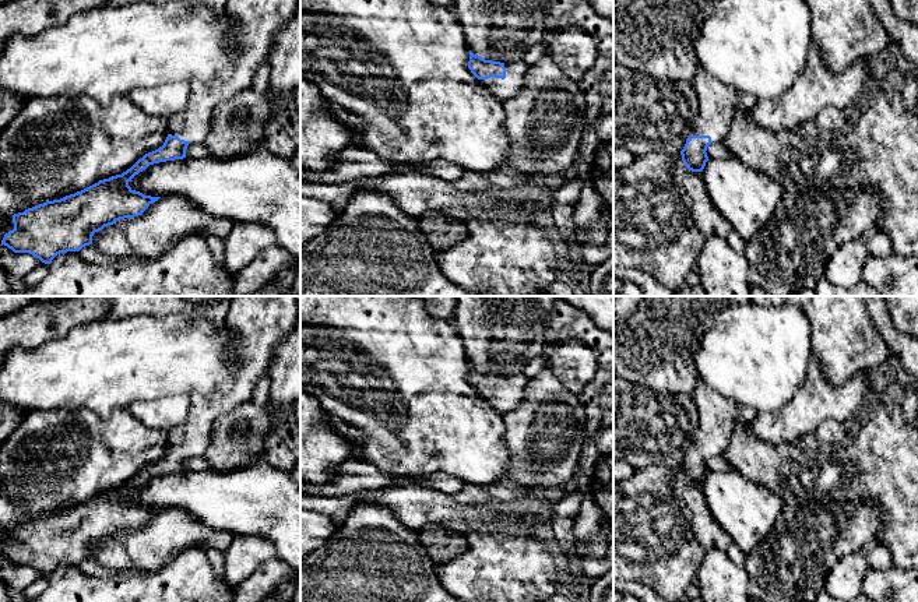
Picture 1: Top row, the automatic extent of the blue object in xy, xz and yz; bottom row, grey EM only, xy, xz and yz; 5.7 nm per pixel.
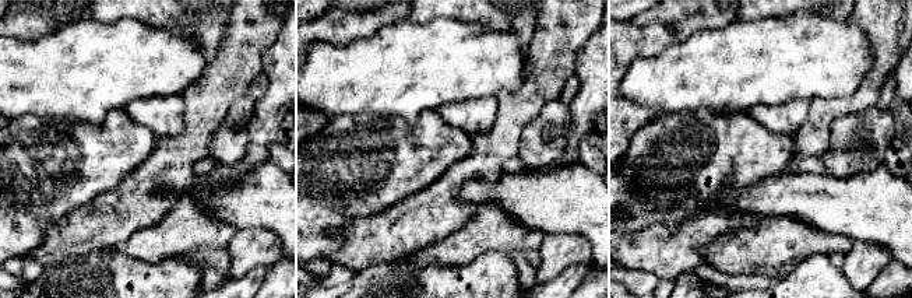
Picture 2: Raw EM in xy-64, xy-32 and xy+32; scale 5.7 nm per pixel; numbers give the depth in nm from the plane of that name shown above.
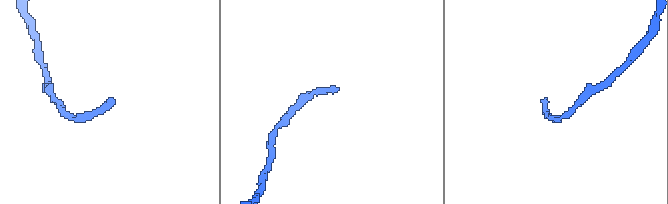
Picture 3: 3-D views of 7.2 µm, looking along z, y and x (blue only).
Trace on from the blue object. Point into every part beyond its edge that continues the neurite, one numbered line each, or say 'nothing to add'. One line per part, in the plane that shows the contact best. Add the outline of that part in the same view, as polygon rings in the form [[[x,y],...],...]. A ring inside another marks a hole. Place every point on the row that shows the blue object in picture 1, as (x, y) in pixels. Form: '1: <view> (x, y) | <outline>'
1: xz (516, 70) | [[[517,59],[504,63],[506,78],[490,77],[488,80],[479,80],[479,82],[502,102],[517,95],[523,87],[524,77],[530,68],[530,64],[523,59]]]

